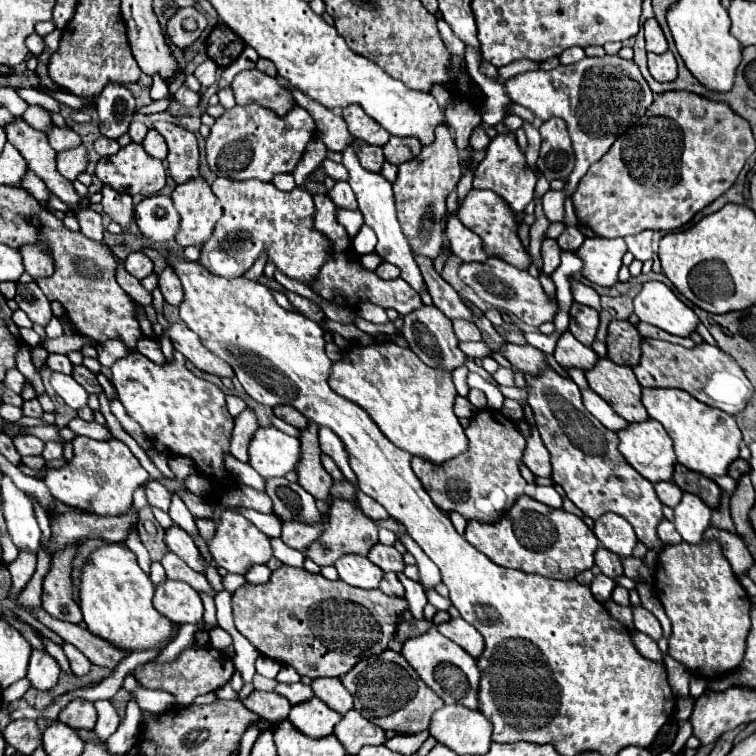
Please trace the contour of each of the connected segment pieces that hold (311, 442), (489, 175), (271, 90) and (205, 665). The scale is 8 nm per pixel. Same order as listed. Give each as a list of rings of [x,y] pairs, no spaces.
[[[310,423],[304,431],[300,431],[300,443],[302,443],[302,459],[298,463],[298,483],[314,495],[318,501],[330,499],[330,489],[334,485],[332,477],[322,469],[320,463],[320,445],[318,445],[318,425]]]
[[[512,131],[498,133],[490,141],[490,145],[486,149],[486,157],[478,163],[478,167],[474,171],[474,187],[476,189],[490,189],[490,191],[494,191],[504,201],[508,201],[508,205],[510,205],[510,209],[514,213],[522,213],[526,209],[526,205],[532,201],[536,181],[538,181],[538,177],[528,167],[526,157],[524,157],[524,151],[518,147],[516,135]]]
[[[258,69],[240,71],[232,81],[232,89],[238,105],[258,103],[278,115],[286,115],[286,111],[296,105],[292,93],[286,87],[282,87],[274,77],[260,73]]]
[[[186,649],[176,661],[172,663],[164,663],[164,665],[140,665],[134,671],[134,677],[138,679],[138,683],[146,689],[158,689],[158,691],[166,691],[176,699],[178,707],[188,707],[194,703],[194,699],[198,695],[210,693],[220,689],[222,685],[226,685],[230,681],[230,677],[234,675],[234,663],[230,657],[226,657],[222,651],[218,649]]]

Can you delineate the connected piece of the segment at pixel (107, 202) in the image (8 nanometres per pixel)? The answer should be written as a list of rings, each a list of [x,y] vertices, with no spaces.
[[[104,185],[102,207],[104,207],[104,213],[112,221],[116,221],[124,231],[128,231],[128,227],[132,225],[132,219],[134,219],[134,201],[130,195],[118,193],[118,191],[110,189],[108,185]]]

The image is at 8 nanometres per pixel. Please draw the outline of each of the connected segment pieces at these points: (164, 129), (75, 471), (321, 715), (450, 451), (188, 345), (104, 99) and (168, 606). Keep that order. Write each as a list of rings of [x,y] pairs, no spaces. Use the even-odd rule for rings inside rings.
[[[156,121],[154,129],[166,139],[168,143],[168,173],[176,183],[186,183],[194,177],[198,177],[198,143],[196,137],[166,121]]]
[[[74,437],[74,457],[64,467],[46,467],[44,483],[50,493],[66,505],[80,507],[84,511],[101,516],[118,516],[132,505],[132,495],[146,479],[148,471],[138,463],[126,443],[110,437],[106,441],[96,441],[90,437]]]
[[[312,697],[310,701],[302,701],[302,705],[294,705],[288,719],[302,733],[318,739],[330,735],[334,725],[342,719],[342,715],[334,713],[326,703]]]
[[[396,343],[352,347],[332,365],[328,385],[338,395],[360,405],[380,431],[410,455],[442,465],[468,449],[468,437],[454,415],[454,399],[458,393],[452,383],[452,373],[430,369],[408,347]]]
[[[168,323],[164,333],[170,337],[176,351],[180,351],[188,361],[192,361],[198,369],[216,373],[218,377],[234,377],[234,371],[228,363],[214,357],[200,339],[184,325],[184,323]]]
[[[106,85],[106,89],[102,89],[102,93],[96,97],[102,135],[116,139],[126,133],[134,107],[134,95],[124,85]]]
[[[166,579],[156,587],[154,607],[172,623],[202,623],[202,599],[196,589],[182,581]]]

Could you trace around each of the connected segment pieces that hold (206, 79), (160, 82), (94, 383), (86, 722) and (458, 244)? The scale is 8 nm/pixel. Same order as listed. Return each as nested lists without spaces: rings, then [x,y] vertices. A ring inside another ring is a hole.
[[[206,59],[196,71],[194,71],[194,77],[200,81],[202,89],[208,89],[214,81],[216,81],[216,63],[212,59]]]
[[[160,73],[152,75],[152,89],[150,89],[150,97],[152,99],[162,99],[168,95],[168,83]]]
[[[74,365],[74,369],[72,369],[72,377],[74,377],[74,379],[76,379],[88,393],[98,395],[98,393],[102,391],[102,387],[100,387],[96,375],[94,375],[88,367],[84,367],[84,365]]]
[[[74,699],[60,711],[58,719],[74,729],[94,729],[96,707],[86,699]]]
[[[456,215],[448,217],[446,237],[450,241],[454,255],[458,255],[462,261],[486,261],[488,255],[484,253],[478,235],[464,227]]]

